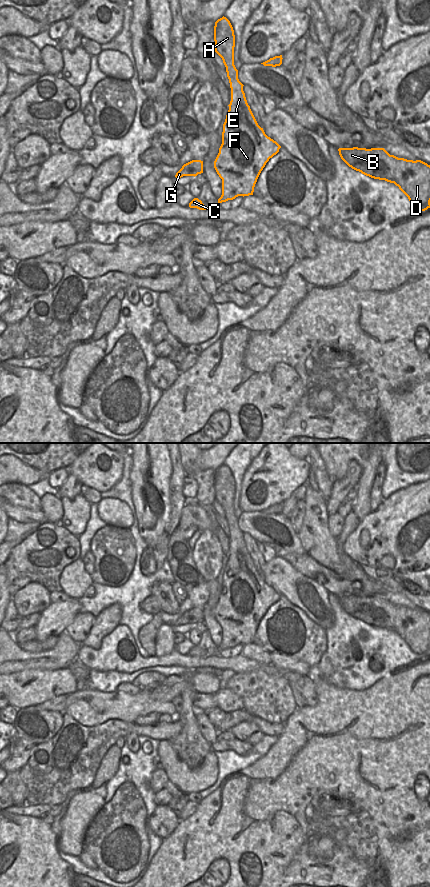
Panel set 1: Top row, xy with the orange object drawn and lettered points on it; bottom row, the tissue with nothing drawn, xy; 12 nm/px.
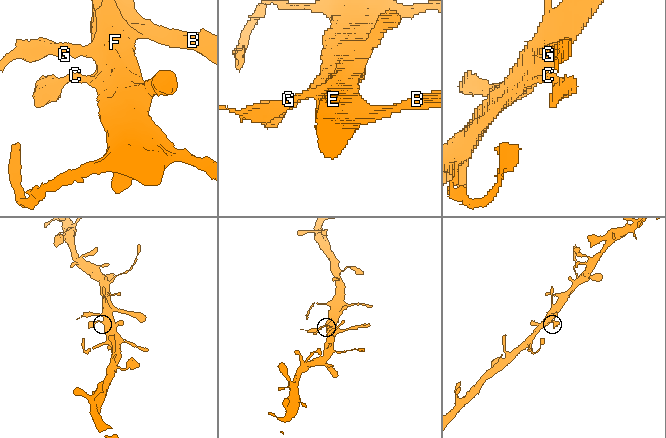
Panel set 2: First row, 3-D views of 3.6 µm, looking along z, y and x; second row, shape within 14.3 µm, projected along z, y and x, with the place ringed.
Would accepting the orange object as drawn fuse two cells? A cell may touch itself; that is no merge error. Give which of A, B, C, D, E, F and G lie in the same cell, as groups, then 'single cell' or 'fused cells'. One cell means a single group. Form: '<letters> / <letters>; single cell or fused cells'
A B C D E F G; single cell

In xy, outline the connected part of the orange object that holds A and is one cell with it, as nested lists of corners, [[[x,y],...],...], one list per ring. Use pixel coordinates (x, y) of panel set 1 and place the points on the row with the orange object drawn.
[[[224,16],[215,22],[214,41],[215,52],[223,60],[231,88],[231,101],[223,124],[222,144],[214,161],[214,168],[222,179],[222,195],[218,199],[220,204],[238,196],[253,195],[261,171],[269,159],[279,152],[281,146],[265,134],[247,103],[243,91],[244,85],[239,81],[238,70],[234,65],[234,30],[230,21]]]

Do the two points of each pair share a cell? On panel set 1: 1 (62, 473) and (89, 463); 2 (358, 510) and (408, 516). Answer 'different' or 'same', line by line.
1: different
2: different

